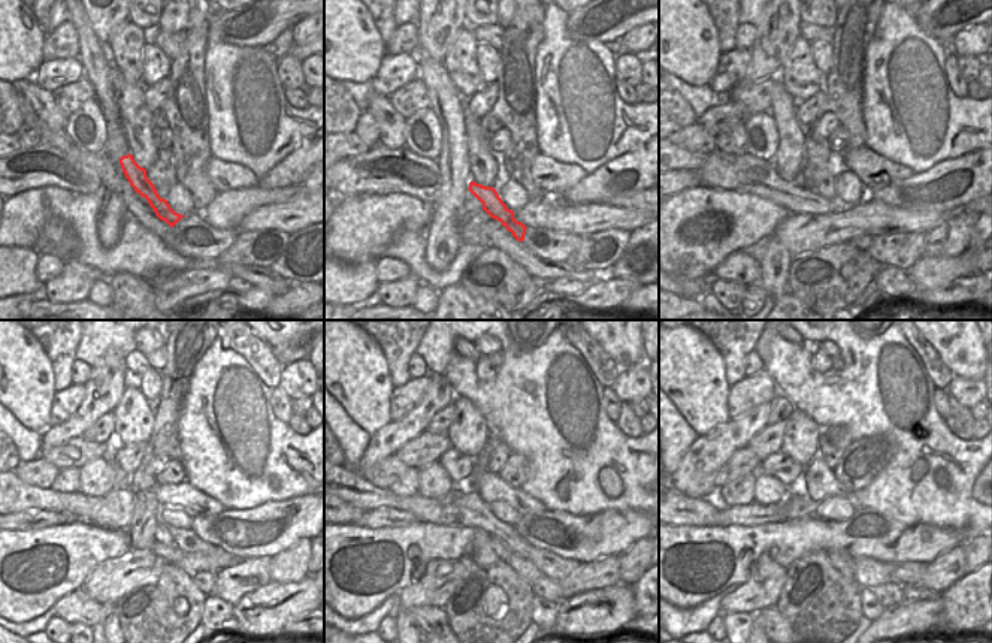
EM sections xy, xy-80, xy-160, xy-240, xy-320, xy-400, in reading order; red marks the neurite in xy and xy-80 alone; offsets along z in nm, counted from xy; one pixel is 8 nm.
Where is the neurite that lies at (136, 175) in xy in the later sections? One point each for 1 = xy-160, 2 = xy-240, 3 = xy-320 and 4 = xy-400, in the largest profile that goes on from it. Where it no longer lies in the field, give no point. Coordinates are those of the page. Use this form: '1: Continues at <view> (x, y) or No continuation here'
1: Continues at xy-160 (864, 241)
2: Continues at xy-240 (205, 582)
3: Continues at xy-320 (547, 588)
4: Continues at xy-400 (892, 592).

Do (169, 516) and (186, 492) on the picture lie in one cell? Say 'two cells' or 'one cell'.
two cells

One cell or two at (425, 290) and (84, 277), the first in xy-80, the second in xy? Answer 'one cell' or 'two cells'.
two cells

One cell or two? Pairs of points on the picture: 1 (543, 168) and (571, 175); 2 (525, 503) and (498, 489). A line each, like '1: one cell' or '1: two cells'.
1: one cell
2: one cell

